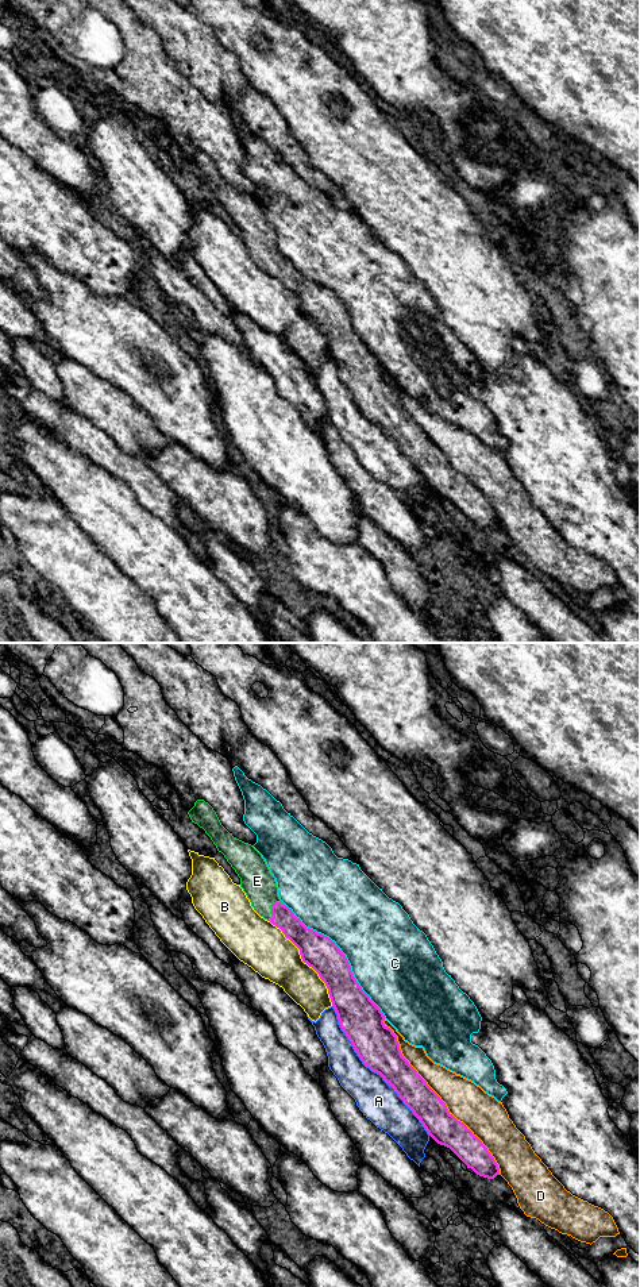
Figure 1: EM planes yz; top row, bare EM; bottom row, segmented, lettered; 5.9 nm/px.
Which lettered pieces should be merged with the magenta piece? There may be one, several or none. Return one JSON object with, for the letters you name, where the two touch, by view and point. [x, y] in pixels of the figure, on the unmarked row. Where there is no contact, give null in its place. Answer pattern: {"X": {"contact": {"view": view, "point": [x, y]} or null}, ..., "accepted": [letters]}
{"E": {"contact": {"view": "yz", "point": [272, 258]}}, "accepted": ["E"]}

